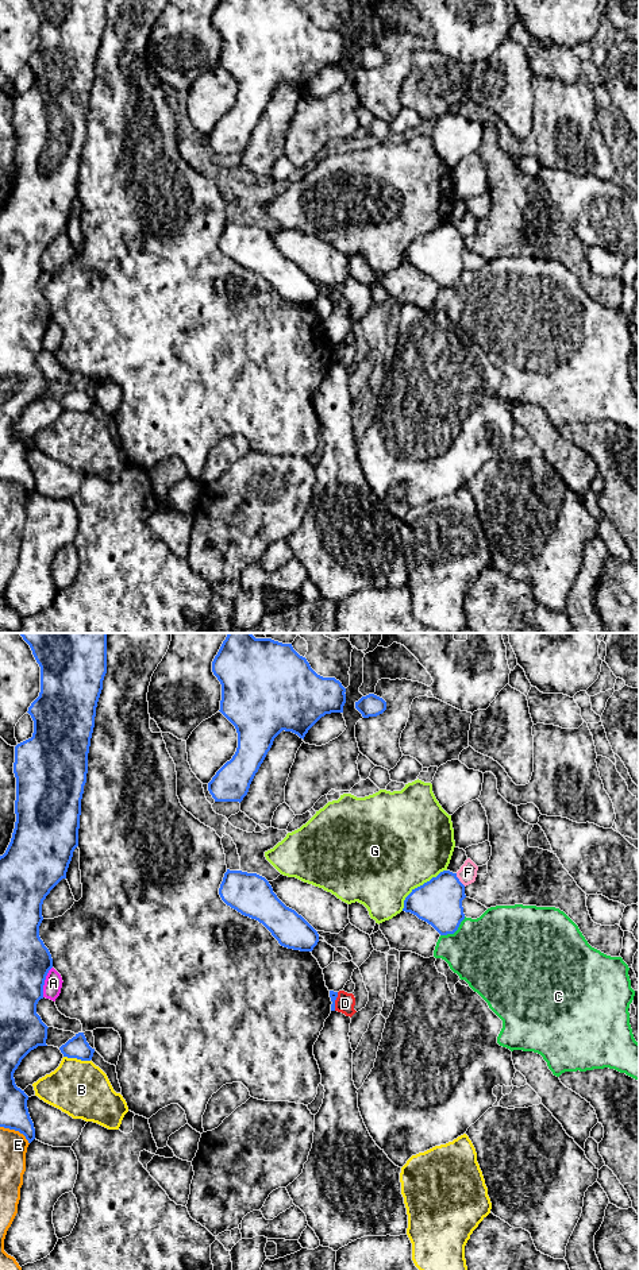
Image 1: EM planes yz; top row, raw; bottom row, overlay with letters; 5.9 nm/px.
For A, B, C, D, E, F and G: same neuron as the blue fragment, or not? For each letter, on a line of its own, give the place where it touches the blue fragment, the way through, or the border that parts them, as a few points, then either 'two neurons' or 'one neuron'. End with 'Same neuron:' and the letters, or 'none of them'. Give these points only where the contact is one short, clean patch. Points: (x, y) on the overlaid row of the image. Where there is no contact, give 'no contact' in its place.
A: contact yz (43, 981); two neurons
B: contact yz (77, 1058); two neurons
C: contact yz (454, 931); two neurons
D: contact yz (334, 1002); border yz (338, 992), (334, 1000), (334, 1010); two neurons
E: contact yz (16, 1130); two neurons
F: contact yz (458, 880); two neurons
G: contact yz (420, 886); two neurons
Same neuron: none of them

